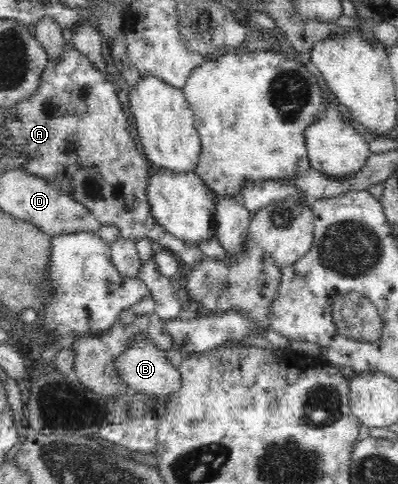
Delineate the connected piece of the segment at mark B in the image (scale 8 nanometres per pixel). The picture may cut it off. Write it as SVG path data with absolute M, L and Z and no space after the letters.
M143 333L128 342L126 349L114 361L120 379L130 385L130 390L150 394L156 397L172 398L182 388L182 375L177 366L170 363L166 351L156 348Z

